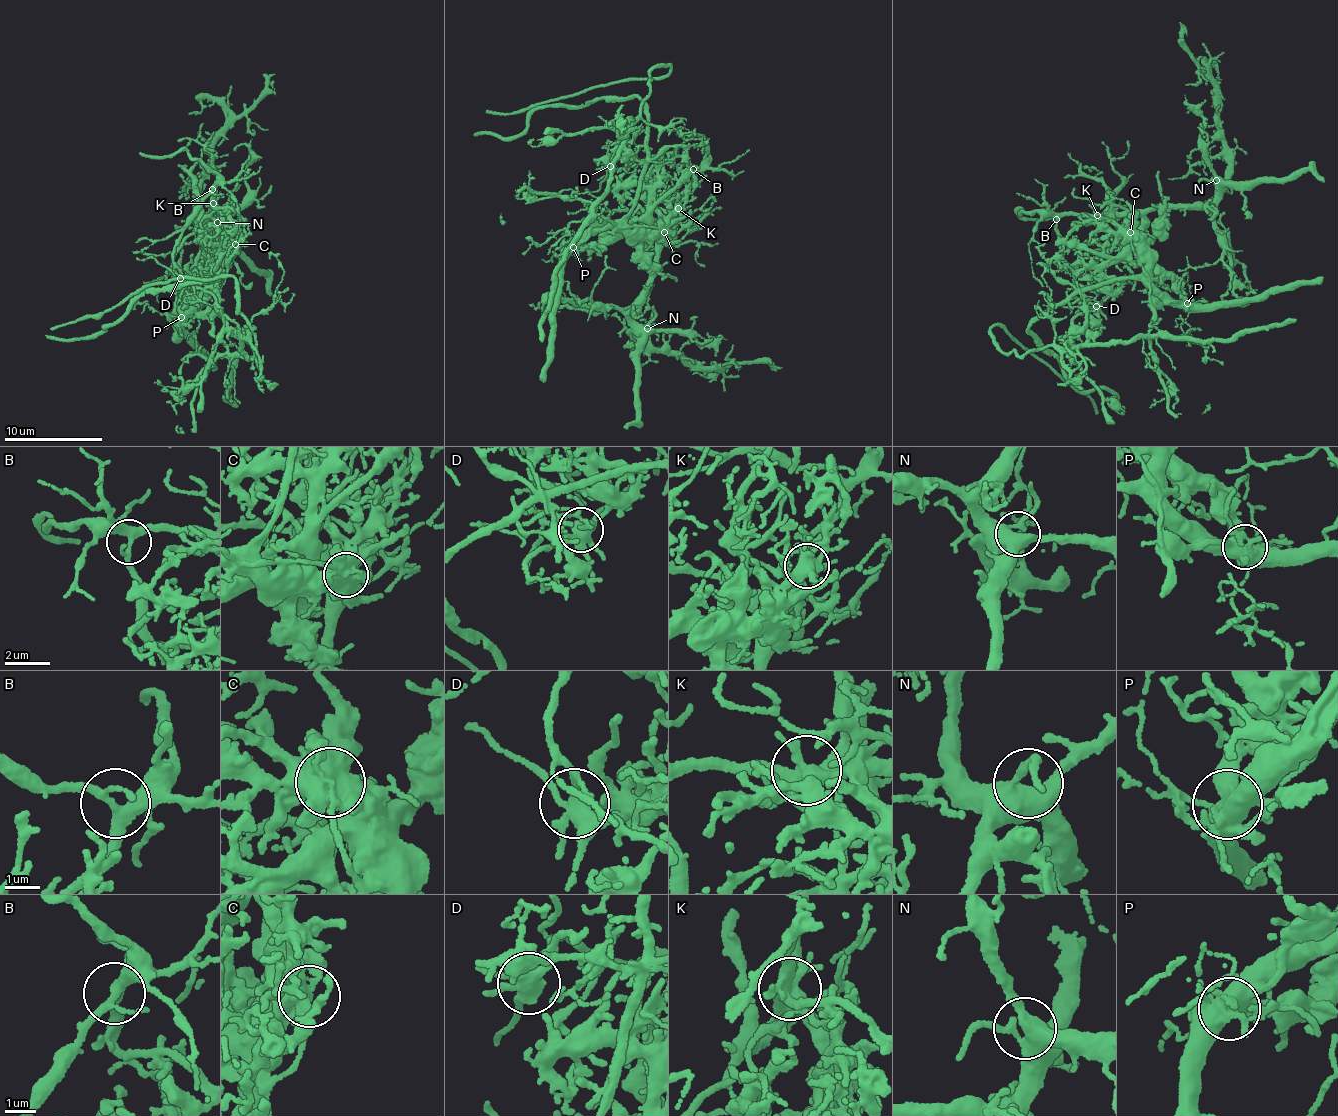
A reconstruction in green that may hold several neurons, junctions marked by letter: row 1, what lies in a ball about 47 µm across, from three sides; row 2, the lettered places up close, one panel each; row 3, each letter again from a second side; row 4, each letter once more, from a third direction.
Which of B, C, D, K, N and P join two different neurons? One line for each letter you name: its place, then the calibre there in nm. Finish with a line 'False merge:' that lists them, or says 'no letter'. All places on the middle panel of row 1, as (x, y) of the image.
C: place (664, 232); calibre 440 nm
D: place (610, 166); calibre 400 nm
K: place (678, 208); calibre 440 nm
P: place (573, 247); calibre 550 nm
False merge: C, D, K, P

